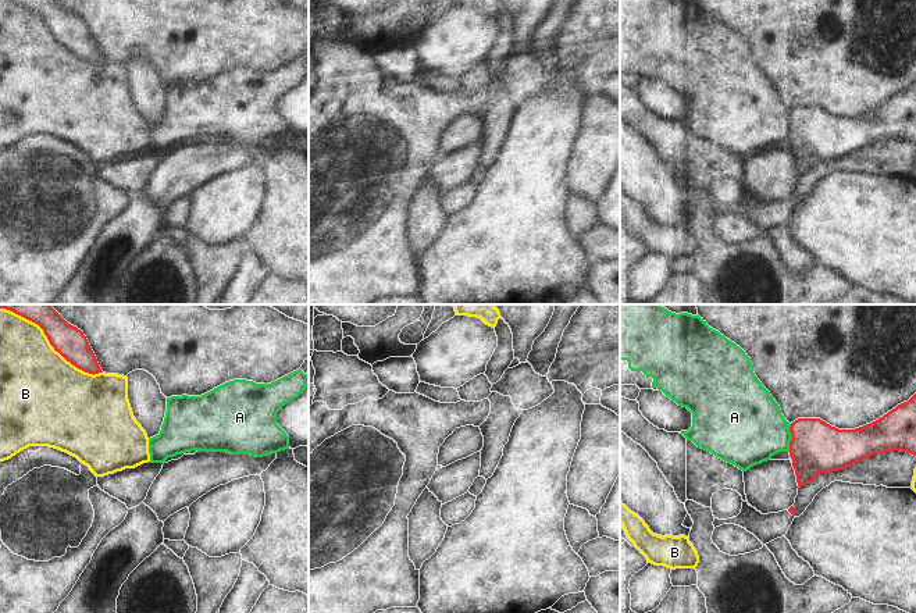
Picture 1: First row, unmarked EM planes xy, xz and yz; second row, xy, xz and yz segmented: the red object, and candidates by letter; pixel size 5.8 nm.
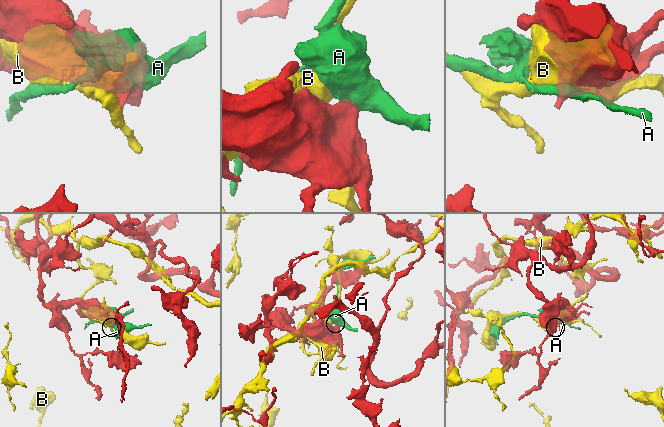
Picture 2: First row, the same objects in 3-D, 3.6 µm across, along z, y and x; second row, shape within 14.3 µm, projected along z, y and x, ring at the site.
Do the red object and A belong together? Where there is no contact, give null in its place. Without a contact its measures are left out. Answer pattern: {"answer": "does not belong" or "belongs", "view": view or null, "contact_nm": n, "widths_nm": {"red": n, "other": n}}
{"answer": "does not belong", "view": "yz", "contact_nm": 160, "widths_nm": {"red": 300, "other": 400}}

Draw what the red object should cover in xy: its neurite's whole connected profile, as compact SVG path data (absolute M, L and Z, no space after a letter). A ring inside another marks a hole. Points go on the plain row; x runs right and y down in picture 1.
M57 0L13 1L38 13L54 39L76 57L93 64L103 61L83 21L68 13Z

